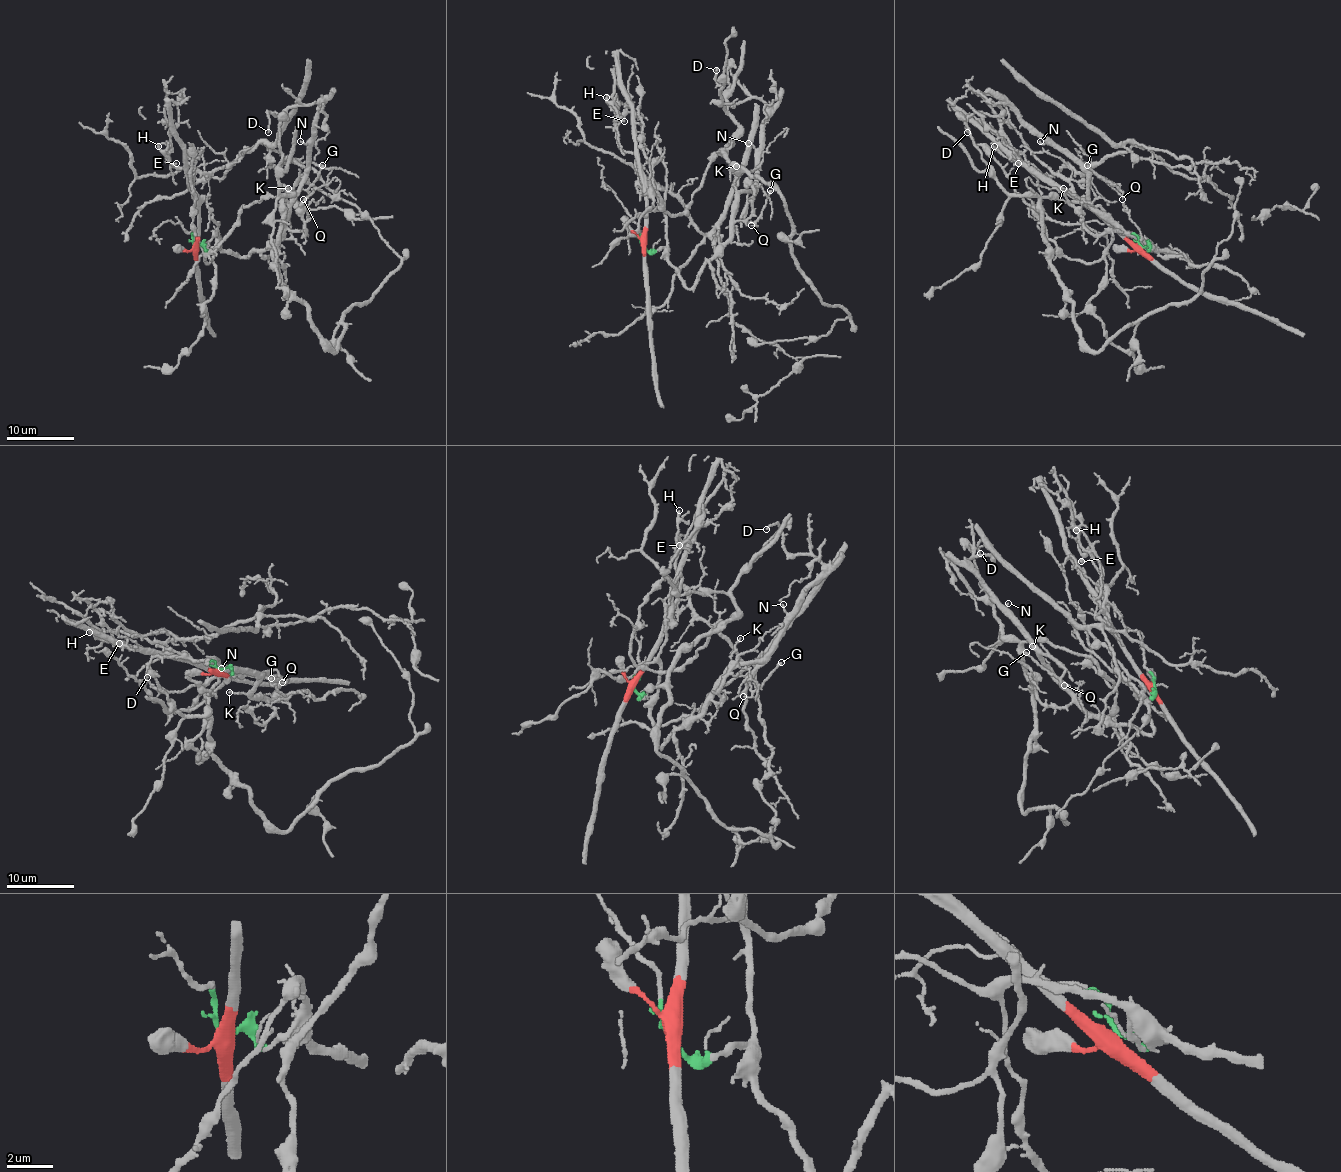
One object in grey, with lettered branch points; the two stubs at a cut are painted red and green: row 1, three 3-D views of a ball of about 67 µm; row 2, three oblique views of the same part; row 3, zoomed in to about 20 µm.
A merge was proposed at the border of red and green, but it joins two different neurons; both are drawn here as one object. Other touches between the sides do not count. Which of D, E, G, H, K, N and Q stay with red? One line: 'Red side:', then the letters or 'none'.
Red side: E, H

